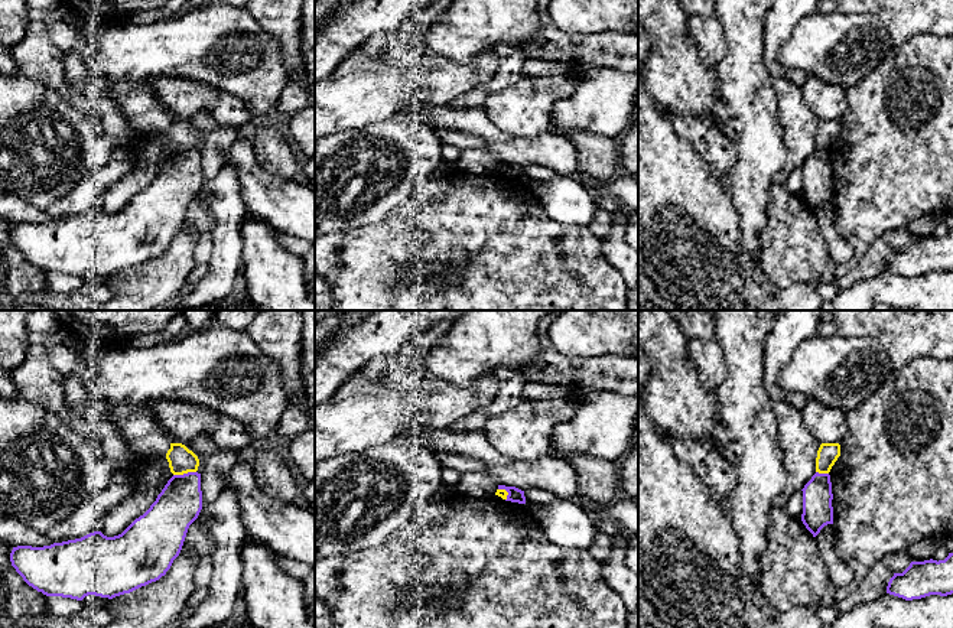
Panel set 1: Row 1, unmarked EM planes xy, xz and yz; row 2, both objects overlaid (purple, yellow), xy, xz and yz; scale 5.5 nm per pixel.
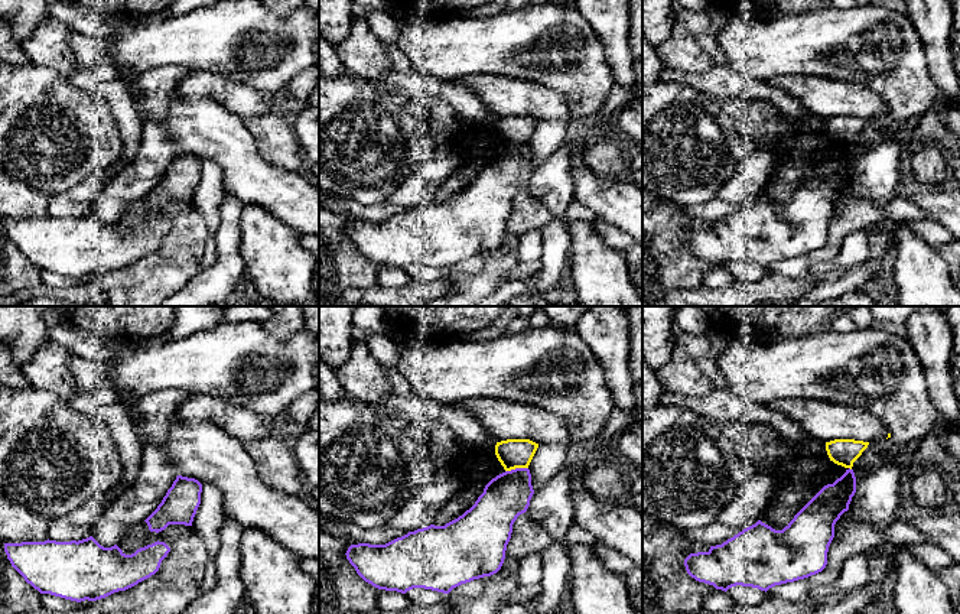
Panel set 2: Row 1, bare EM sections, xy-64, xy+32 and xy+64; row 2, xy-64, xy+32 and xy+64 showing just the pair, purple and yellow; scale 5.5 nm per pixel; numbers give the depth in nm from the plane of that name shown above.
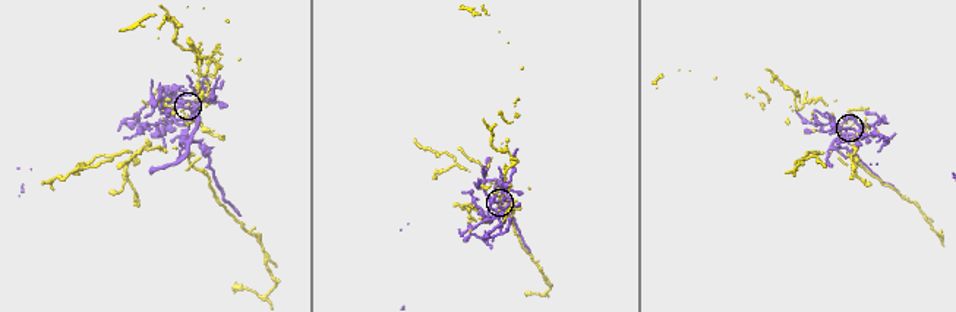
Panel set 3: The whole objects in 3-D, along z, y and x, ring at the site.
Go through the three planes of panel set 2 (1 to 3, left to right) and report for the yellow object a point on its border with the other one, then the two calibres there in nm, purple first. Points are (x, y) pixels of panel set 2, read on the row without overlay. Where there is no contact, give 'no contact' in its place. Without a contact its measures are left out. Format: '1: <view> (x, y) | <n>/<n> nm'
1: no contact
2: xy+32 (516, 145) | 260/160 nm
3: no contact

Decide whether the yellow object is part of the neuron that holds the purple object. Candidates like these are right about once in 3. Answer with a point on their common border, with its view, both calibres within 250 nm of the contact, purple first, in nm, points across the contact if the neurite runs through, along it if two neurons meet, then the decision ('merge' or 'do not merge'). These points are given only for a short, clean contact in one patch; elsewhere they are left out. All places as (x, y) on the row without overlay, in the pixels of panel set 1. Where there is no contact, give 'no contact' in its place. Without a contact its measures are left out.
meets purple in xy at (184, 150); 240 nm thick on the purple side, 150 nm on the other; border along xy (195, 147), (173, 152); do not merge

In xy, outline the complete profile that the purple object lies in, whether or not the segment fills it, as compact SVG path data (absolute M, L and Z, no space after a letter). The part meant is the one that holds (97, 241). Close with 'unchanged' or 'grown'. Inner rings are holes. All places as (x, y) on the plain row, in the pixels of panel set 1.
M201 150L173 152L150 185L121 211L107 214L101 208L94 208L81 215L43 224L17 222L10 230L10 238L29 263L46 273L82 277L88 271L95 271L113 276L166 251L201 186Z | unchanged

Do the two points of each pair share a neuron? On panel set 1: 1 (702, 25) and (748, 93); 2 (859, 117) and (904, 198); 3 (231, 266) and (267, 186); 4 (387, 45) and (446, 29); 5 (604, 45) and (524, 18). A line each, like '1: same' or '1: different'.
1: different
2: same
3: different
4: different
5: different

